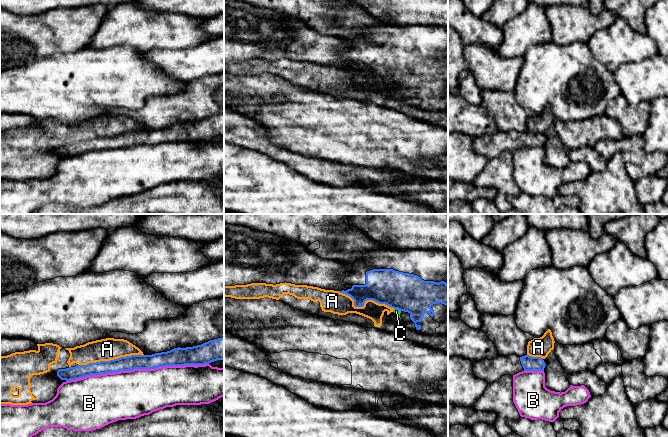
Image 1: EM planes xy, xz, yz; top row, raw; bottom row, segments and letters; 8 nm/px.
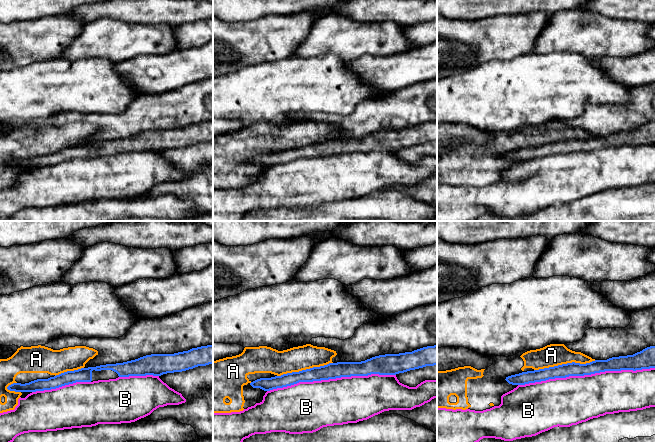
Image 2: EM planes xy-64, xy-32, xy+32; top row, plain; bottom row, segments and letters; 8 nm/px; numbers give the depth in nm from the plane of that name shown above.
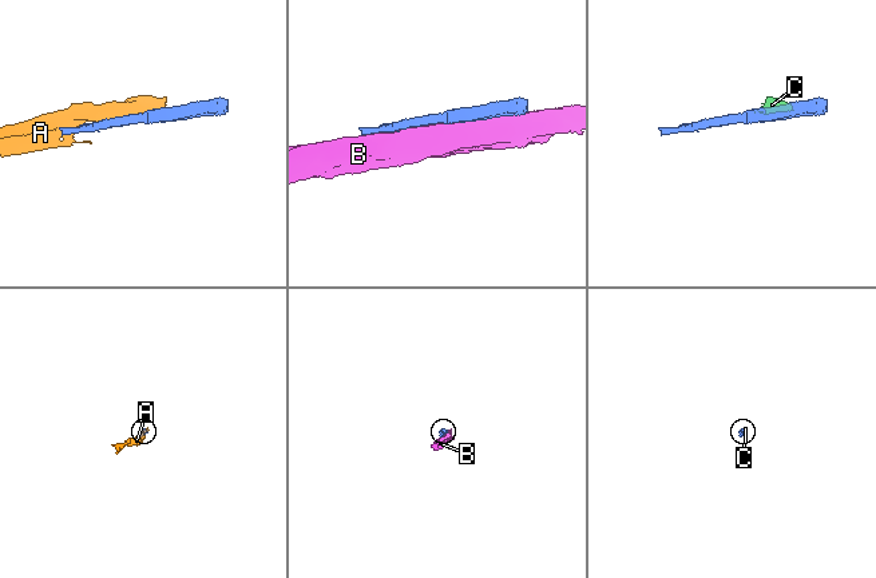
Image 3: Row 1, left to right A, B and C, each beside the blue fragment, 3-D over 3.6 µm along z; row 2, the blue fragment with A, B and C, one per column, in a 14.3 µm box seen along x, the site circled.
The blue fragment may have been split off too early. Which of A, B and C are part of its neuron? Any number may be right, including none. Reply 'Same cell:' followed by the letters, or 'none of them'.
Same cell: none of them

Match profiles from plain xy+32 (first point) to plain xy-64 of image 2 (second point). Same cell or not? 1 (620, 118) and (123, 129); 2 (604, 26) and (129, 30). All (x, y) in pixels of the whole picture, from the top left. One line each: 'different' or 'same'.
1: same
2: same

